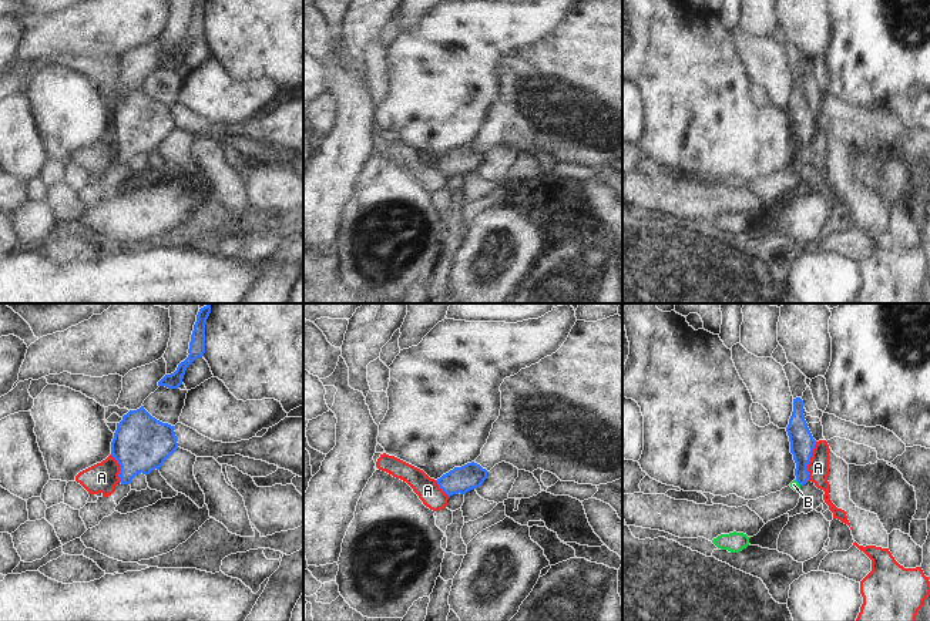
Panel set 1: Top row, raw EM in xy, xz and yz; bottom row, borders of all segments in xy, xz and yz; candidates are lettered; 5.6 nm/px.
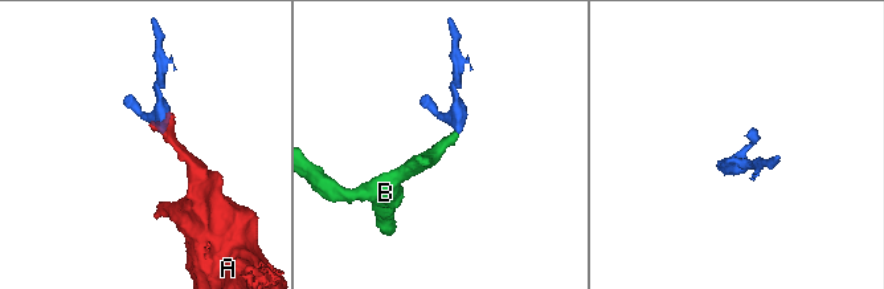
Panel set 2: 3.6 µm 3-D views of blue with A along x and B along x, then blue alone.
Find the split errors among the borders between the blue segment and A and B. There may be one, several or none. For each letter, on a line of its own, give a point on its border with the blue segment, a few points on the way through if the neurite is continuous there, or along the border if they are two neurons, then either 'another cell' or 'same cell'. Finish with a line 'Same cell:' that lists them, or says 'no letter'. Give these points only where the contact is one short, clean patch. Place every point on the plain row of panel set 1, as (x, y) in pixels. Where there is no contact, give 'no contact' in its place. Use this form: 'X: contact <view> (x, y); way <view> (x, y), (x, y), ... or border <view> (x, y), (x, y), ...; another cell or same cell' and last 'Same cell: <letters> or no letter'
A: contact yz (809, 141); border yz (816, 123), (808, 145), (806, 161); another cell
B: contact yz (798, 163); way yz (802, 124), (798, 163), (793, 165); same cell
Same cell: B

